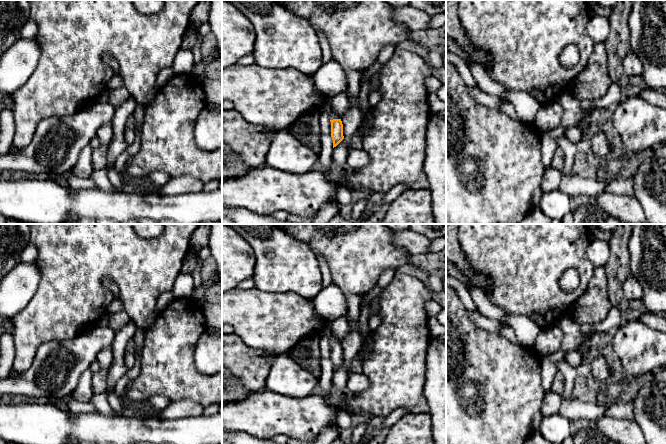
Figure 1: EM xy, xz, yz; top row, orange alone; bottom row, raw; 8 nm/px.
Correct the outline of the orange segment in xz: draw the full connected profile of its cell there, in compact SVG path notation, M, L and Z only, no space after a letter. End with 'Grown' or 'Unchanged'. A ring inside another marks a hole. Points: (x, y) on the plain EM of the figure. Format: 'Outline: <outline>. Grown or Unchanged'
Outline: M327 321L325 327L317 333L319 338L328 337L331 346L331 361L333 372L336 371L343 363L343 348L341 343L336 339L331 328L331 321Z. Grown

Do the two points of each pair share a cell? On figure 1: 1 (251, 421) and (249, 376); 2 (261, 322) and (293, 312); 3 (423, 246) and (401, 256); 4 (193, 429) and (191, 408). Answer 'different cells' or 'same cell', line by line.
1: different cells
2: same cell
3: different cells
4: different cells

